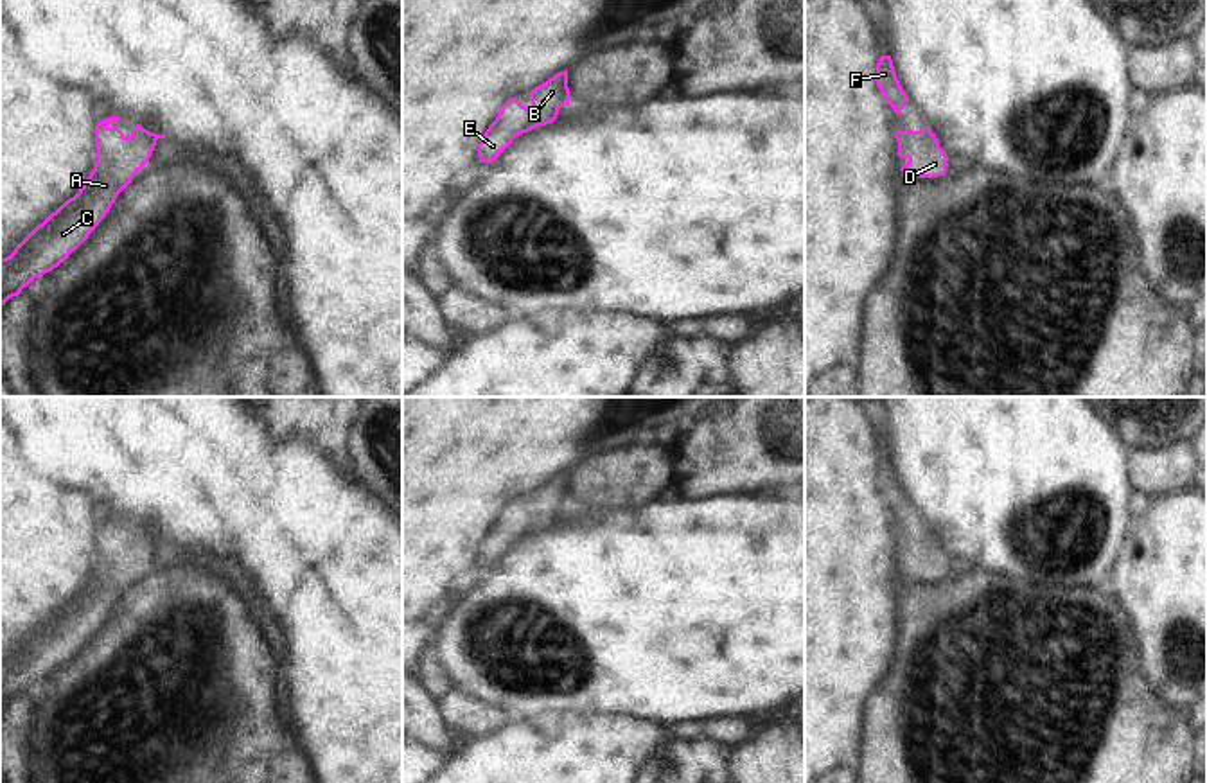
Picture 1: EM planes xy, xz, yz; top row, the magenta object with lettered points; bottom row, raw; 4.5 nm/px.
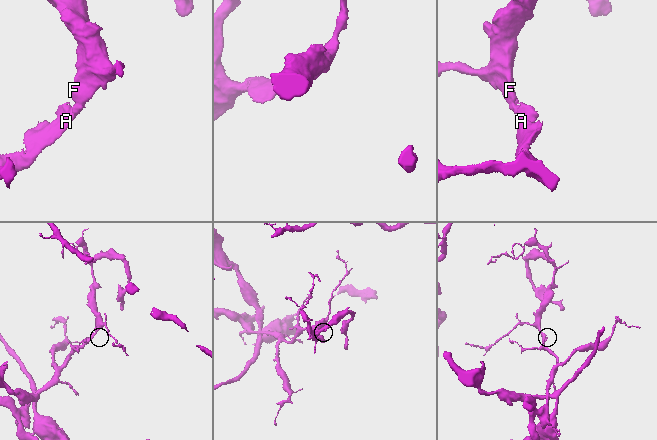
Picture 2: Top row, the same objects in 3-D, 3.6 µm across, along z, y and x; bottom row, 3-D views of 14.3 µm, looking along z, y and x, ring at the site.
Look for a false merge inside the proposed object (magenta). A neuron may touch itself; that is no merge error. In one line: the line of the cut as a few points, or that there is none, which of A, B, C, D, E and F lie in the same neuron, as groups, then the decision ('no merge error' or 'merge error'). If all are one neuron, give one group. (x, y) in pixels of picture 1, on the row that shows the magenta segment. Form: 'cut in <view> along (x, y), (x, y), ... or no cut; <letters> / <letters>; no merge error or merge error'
no cut; A B C D E F; no merge error

